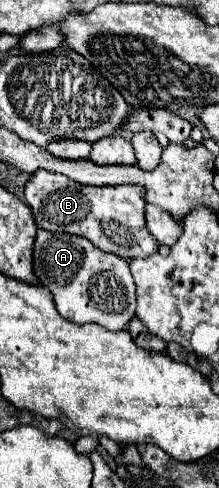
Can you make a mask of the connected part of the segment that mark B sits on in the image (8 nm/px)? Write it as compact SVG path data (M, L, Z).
M37 171L25 185L25 203L31 207L37 227L53 233L73 233L89 239L95 247L107 253L115 253L123 259L147 258L158 251L159 244L145 225L145 189L137 185L113 185L113 187L93 187L71 181L65 175Z

